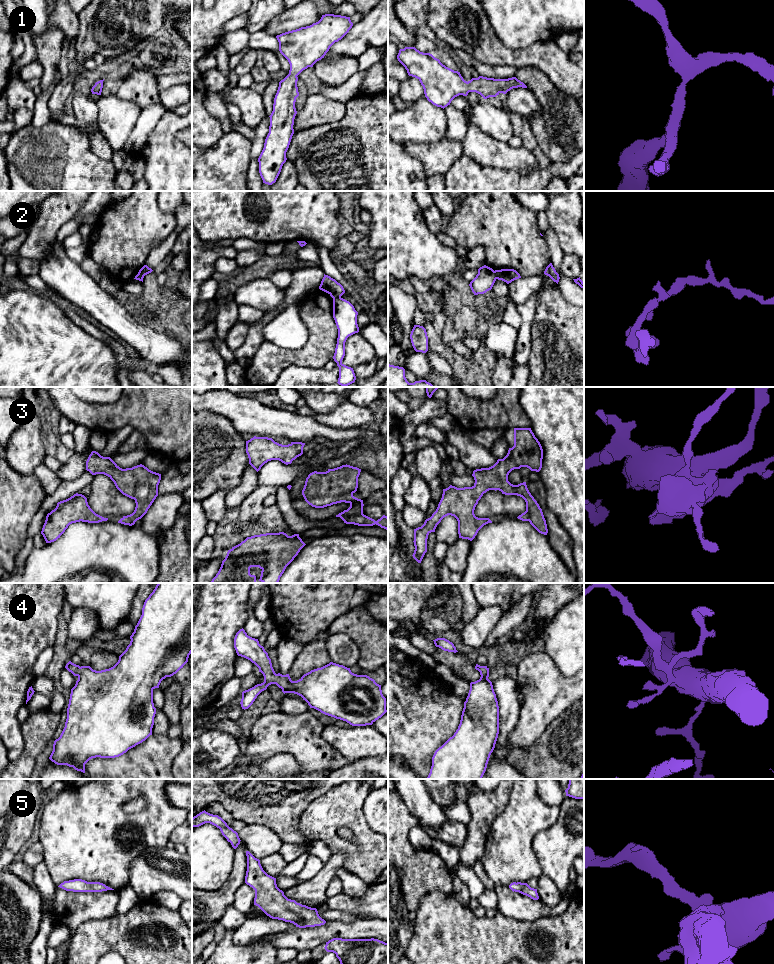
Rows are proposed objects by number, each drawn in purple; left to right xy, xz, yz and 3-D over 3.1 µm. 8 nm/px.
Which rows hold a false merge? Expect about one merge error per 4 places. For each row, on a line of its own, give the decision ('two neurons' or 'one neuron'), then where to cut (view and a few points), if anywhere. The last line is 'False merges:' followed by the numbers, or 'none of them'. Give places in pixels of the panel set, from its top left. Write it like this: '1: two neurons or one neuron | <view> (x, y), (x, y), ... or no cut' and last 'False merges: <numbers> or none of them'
1: one neuron | no cut
2: two neurons | xz (340, 296), (333, 299)
3: one neuron | no cut
4: one neuron | no cut
5: one neuron | no cut
False merges: 2

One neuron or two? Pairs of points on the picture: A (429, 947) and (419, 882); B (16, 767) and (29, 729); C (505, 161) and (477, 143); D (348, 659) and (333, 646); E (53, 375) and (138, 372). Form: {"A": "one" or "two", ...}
{"A": "two", "B": "one", "C": "one", "D": "one", "E": "two"}

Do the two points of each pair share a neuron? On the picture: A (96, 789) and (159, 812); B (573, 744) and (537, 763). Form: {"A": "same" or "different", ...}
{"A": "same", "B": "same"}

